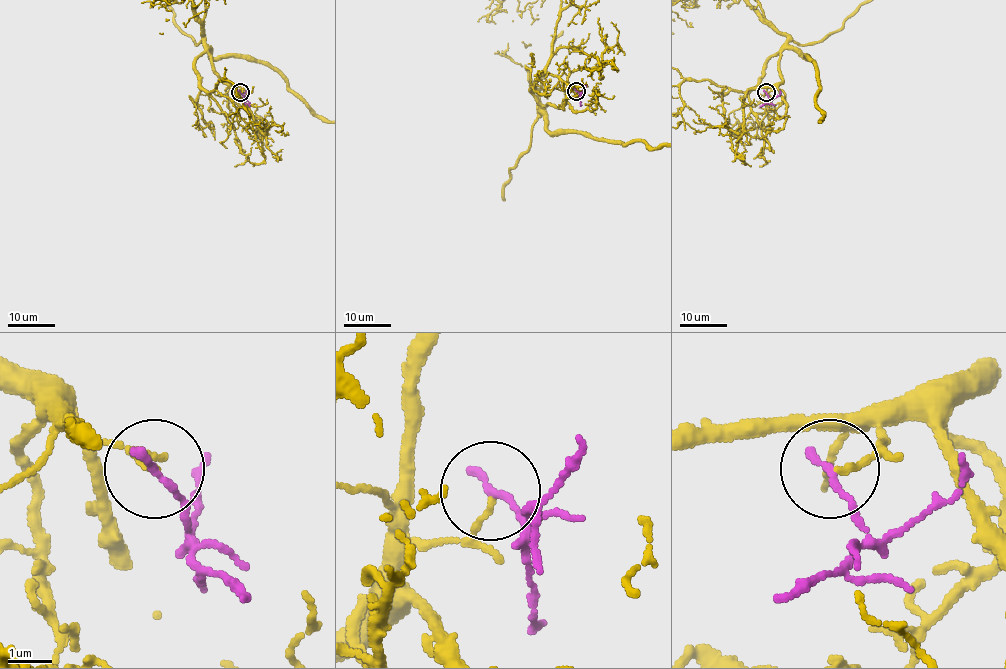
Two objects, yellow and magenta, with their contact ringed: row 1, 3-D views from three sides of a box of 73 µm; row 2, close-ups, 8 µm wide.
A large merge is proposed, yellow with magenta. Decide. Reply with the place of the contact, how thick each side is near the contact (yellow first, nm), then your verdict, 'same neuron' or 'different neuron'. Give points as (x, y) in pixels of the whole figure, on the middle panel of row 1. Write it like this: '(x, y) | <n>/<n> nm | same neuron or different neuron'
(576, 91) | 130/200 nm | same neuron

